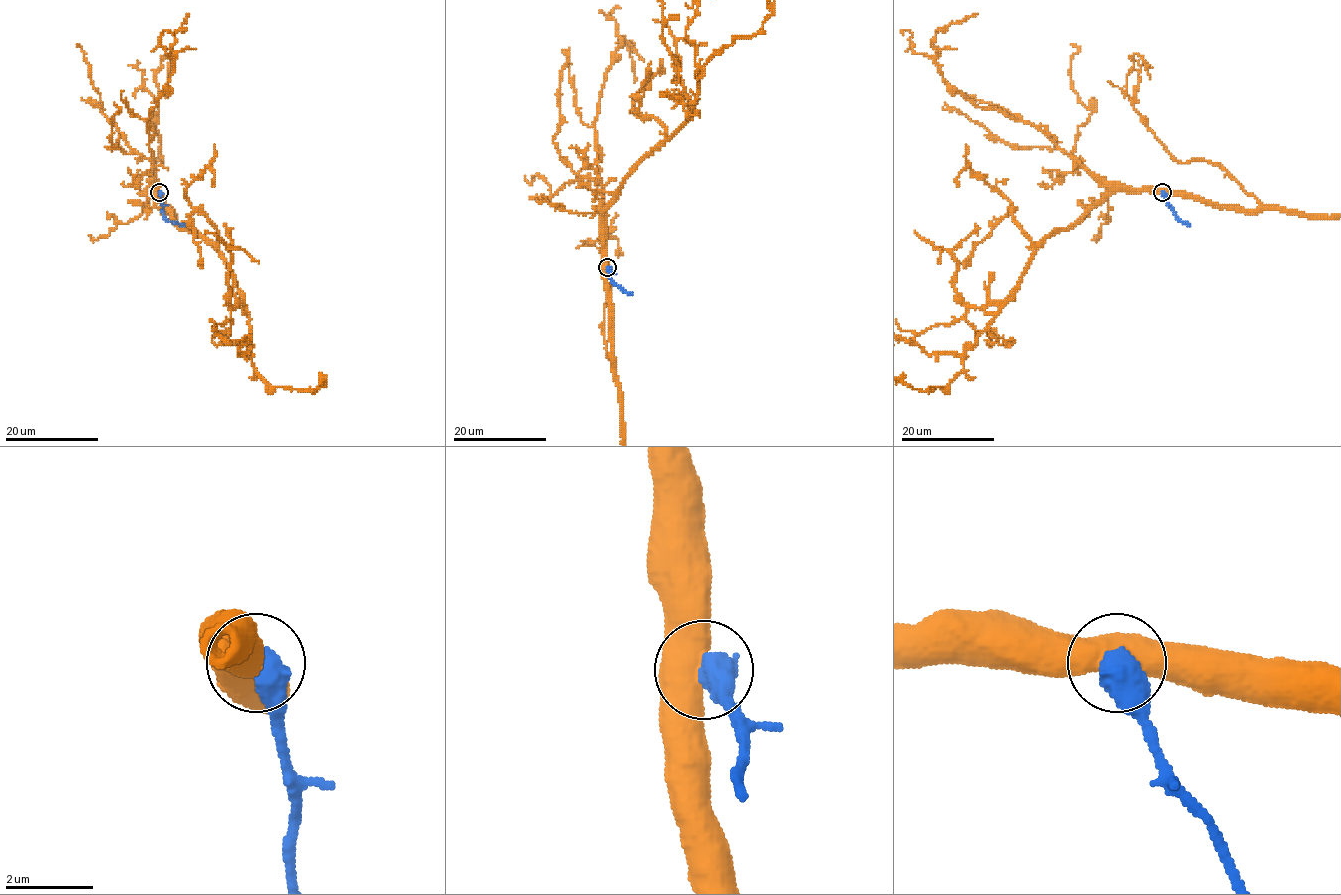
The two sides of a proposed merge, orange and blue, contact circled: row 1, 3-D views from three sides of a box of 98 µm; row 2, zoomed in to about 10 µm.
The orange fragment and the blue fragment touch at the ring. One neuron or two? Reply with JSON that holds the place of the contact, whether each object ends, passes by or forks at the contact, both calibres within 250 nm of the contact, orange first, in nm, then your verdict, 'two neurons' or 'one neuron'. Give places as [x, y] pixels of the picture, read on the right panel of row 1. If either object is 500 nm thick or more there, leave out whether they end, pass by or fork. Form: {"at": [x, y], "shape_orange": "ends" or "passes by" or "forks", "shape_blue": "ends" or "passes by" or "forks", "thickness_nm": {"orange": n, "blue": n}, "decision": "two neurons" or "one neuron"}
{"at": [1162, 192], "thickness_nm": {"orange": 550, "blue": 650}, "decision": "two neurons"}

